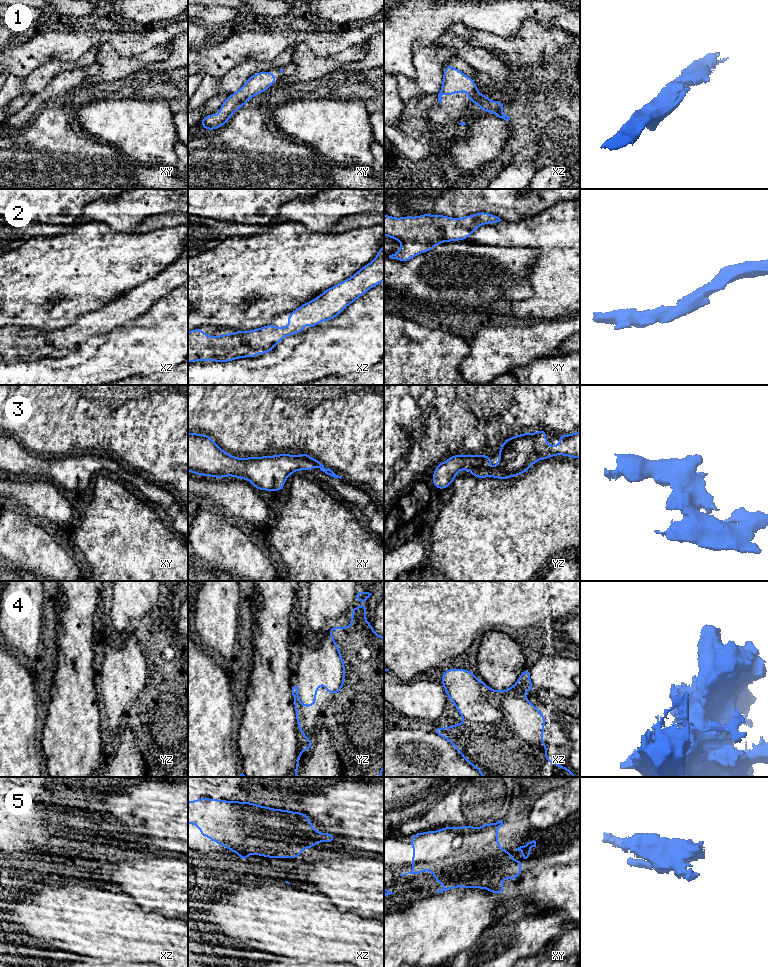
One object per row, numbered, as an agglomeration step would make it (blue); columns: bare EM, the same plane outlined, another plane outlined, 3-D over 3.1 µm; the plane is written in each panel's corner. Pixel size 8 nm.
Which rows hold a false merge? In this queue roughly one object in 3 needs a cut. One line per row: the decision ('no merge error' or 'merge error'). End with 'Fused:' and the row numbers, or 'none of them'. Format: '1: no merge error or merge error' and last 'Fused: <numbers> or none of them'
1: no merge error
2: no merge error
3: no merge error
4: merge error
5: no merge error
Fused: 4

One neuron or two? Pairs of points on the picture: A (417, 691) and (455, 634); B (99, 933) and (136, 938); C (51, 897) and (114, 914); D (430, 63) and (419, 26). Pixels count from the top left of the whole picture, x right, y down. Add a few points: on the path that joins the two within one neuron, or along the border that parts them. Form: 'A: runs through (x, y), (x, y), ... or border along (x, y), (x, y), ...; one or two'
A: border along (422, 675), (407, 681), (399, 679); two
B: runs through (108, 933), (127, 933); one
C: border along (70, 888), (66, 903), (45, 906); two
D: border along (435, 47), (415, 42), (414, 66); two

